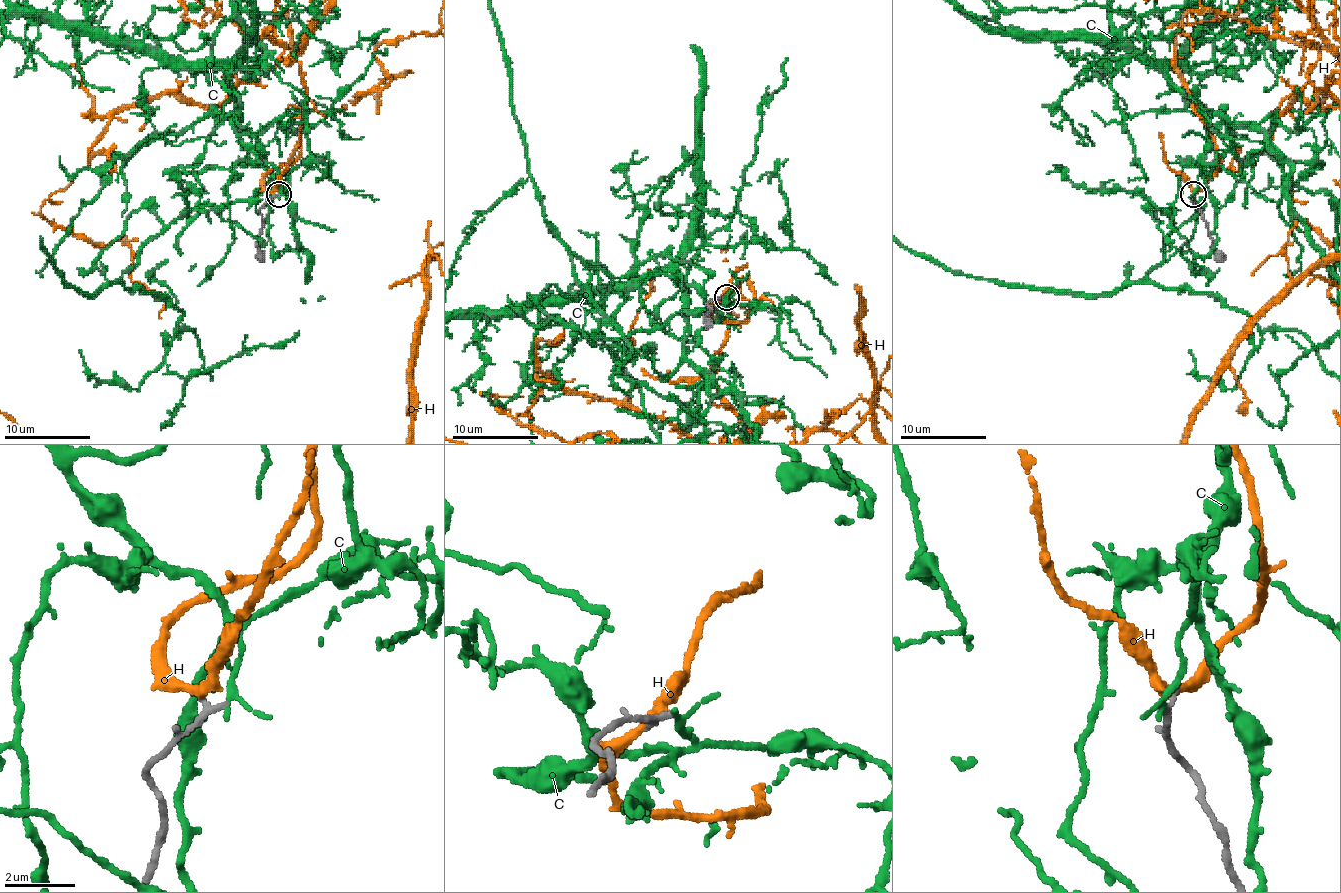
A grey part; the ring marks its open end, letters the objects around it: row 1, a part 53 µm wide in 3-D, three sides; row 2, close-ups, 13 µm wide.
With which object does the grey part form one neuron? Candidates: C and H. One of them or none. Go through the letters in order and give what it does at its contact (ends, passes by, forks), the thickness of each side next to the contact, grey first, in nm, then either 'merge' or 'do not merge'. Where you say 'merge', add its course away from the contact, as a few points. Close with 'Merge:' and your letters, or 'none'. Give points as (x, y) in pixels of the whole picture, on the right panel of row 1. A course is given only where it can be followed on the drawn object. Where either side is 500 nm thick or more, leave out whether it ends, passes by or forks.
C: it passes by; 200 nm thick on the grey side, 150 nm on the other; do not merge
H: it passes by; 200 nm thick on the grey side, 280 nm on the other; do not merge
Merge: none

